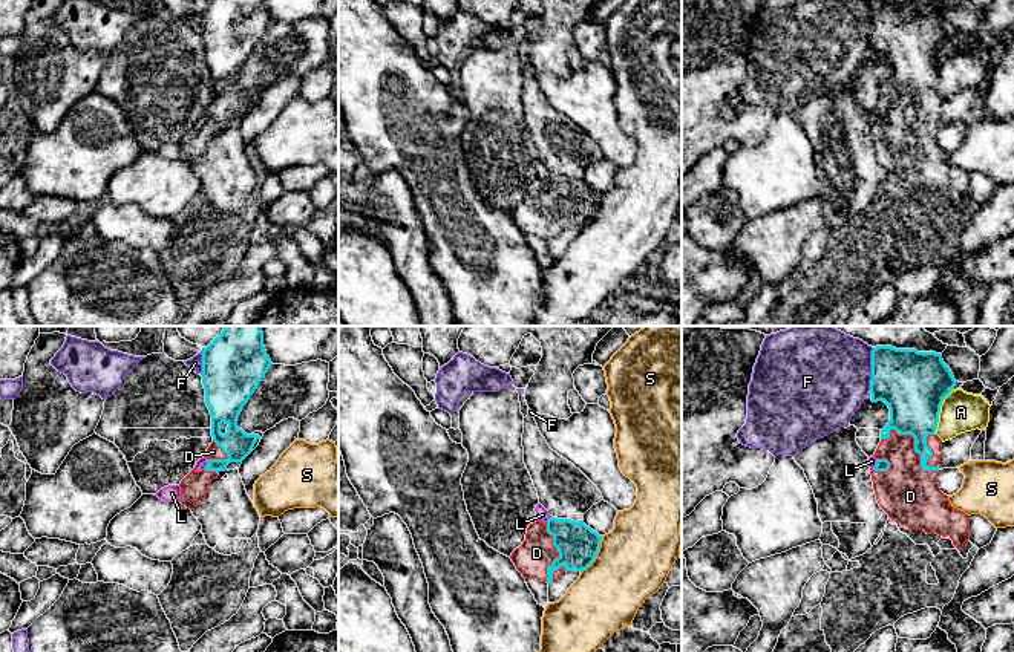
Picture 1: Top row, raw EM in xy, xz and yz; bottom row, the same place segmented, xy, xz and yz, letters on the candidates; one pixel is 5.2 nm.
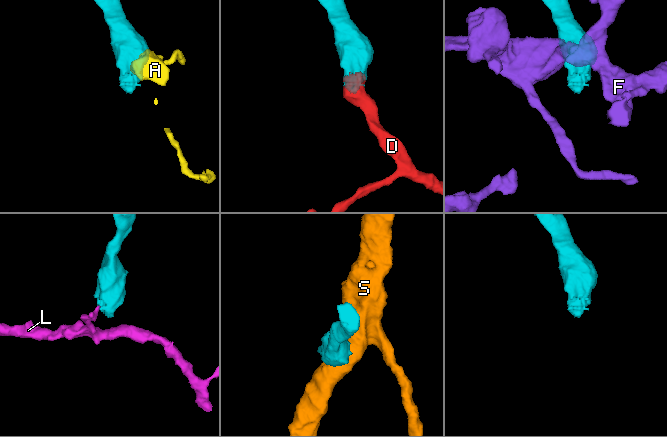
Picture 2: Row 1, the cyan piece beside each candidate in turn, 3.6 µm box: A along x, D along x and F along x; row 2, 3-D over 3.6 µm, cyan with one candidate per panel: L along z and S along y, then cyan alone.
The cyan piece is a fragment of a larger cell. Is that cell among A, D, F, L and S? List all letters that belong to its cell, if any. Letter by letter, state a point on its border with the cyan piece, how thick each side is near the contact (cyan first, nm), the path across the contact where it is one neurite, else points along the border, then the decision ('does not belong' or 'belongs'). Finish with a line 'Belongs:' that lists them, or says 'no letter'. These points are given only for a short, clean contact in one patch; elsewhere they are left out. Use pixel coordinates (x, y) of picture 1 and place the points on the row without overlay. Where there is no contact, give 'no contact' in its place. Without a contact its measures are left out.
A: meets cyan in yz at (939, 69); 360 nm thick on the cyan side, 220 nm on the other; border along yz (953, 48), (941, 63), (935, 91); does not belong
D: meets cyan in yz at (915, 100); 300 nm thick on the cyan side, 280 nm on the other; runs through yz (915, 52), (915, 100), (907, 114), (904, 146); belongs
F: meets cyan in yz at (872, 26); 360 nm thick on the cyan side, 420 nm on the other; border along yz (873, 5), (872, 35), (867, 48); does not belong
L: meets cyan in xz at (550, 175); 220 nm thick on the cyan side, 70 nm on the other; border along xz (552, 173), (546, 178); does not belong
S: meets cyan in xz at (596, 211); 220 nm thick on the cyan side, 380 nm on the other; border along xz (602, 193), (596, 215), (581, 230); does not belong
Belongs: D

